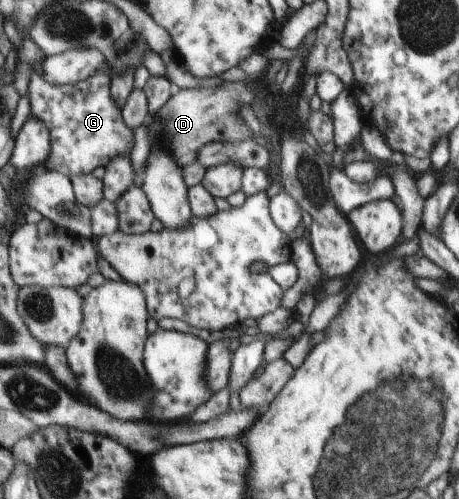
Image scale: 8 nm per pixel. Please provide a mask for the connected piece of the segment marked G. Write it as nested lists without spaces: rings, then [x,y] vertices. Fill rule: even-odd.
[[[107,64],[91,78],[65,86],[54,85],[41,75],[33,74],[29,90],[31,115],[45,121],[50,130],[52,154],[46,164],[49,170],[73,178],[89,174],[99,166],[107,168],[117,157],[133,152],[135,136],[112,97],[111,78]]]

